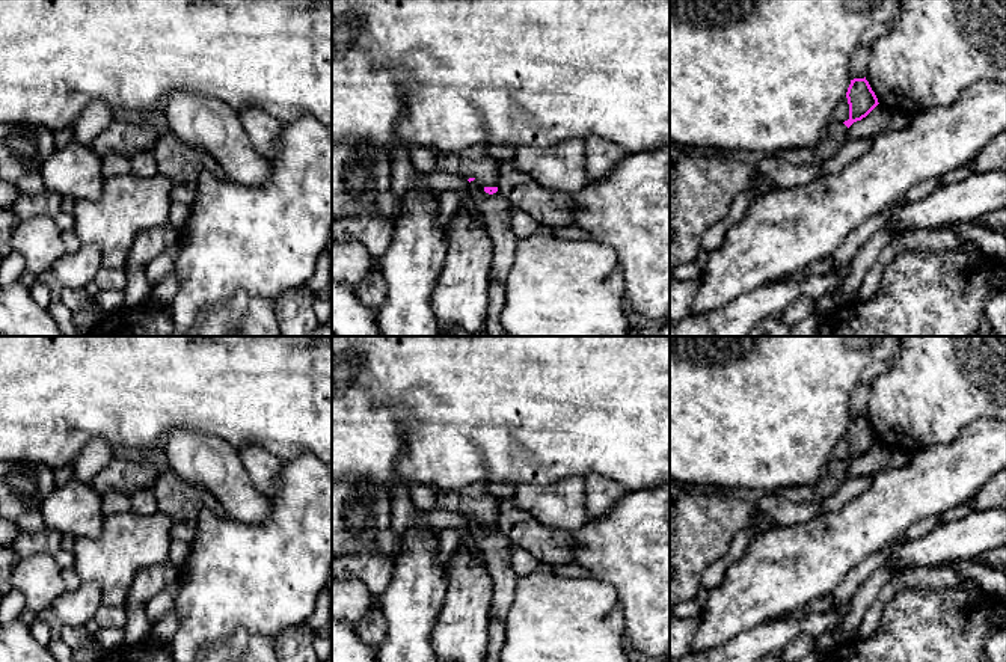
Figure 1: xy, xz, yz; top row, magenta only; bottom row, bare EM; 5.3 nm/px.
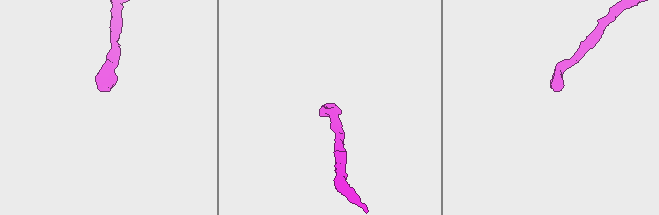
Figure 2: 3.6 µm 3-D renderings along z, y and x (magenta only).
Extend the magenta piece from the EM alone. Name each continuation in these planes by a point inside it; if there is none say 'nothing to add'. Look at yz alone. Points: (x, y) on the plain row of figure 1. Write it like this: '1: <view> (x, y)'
1: yz (834, 474)

